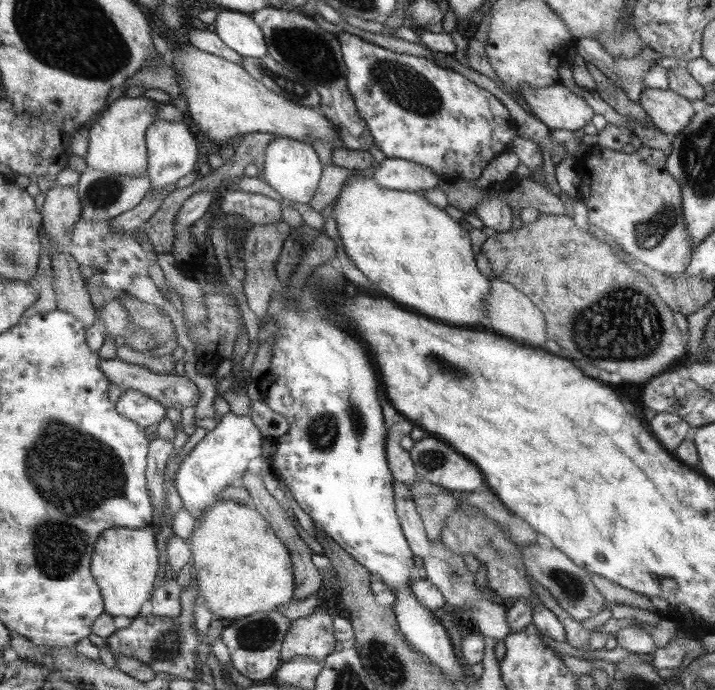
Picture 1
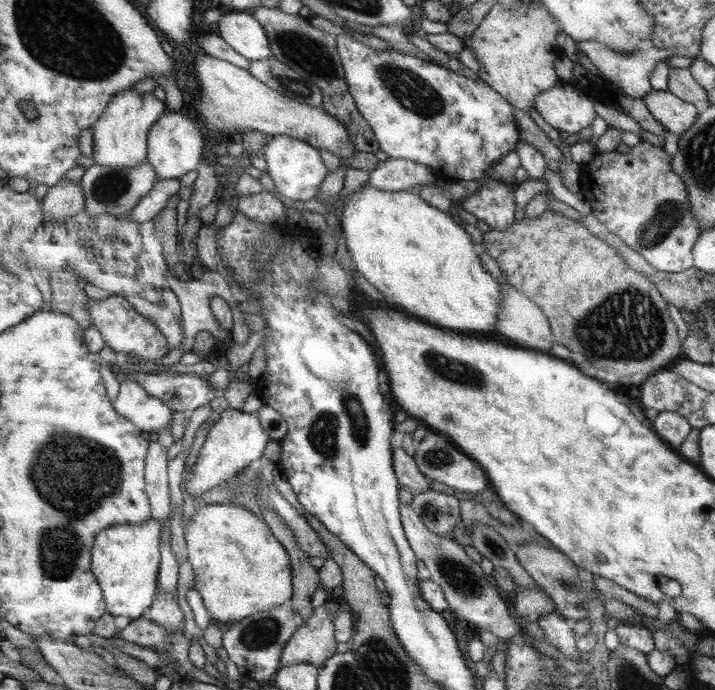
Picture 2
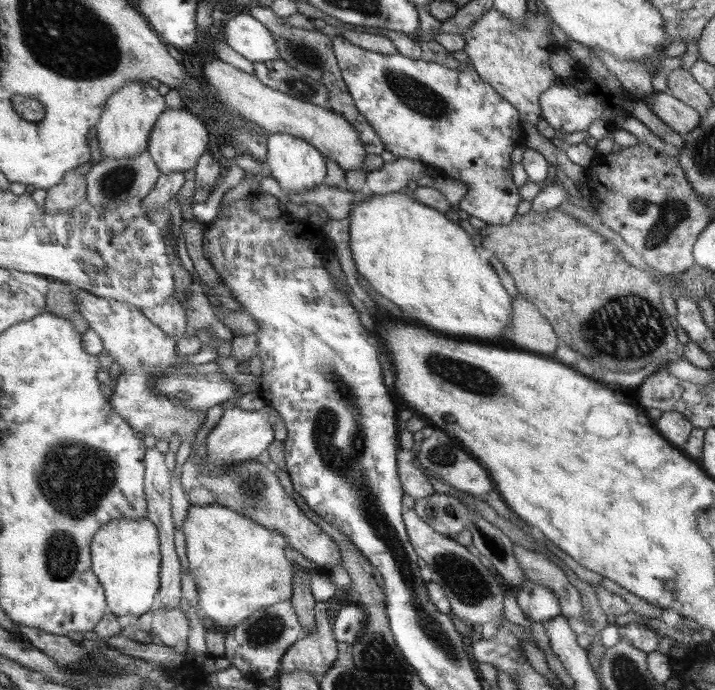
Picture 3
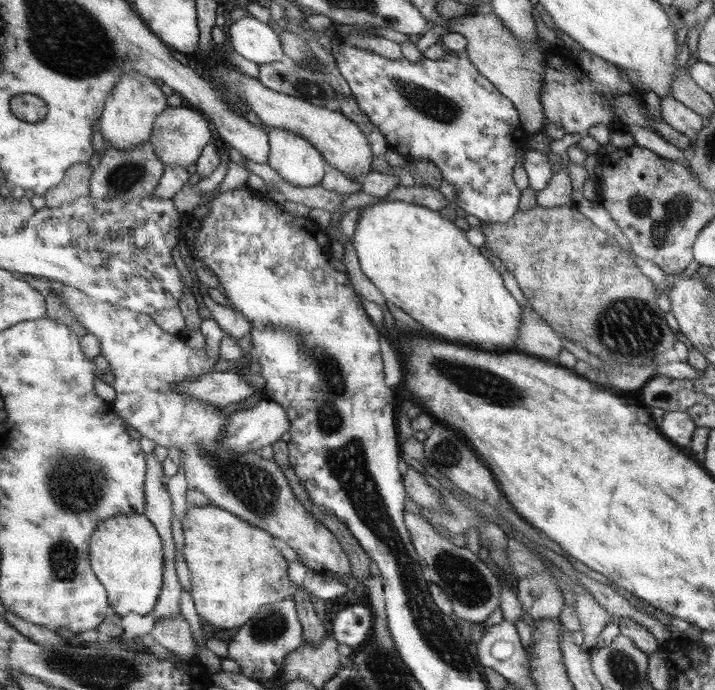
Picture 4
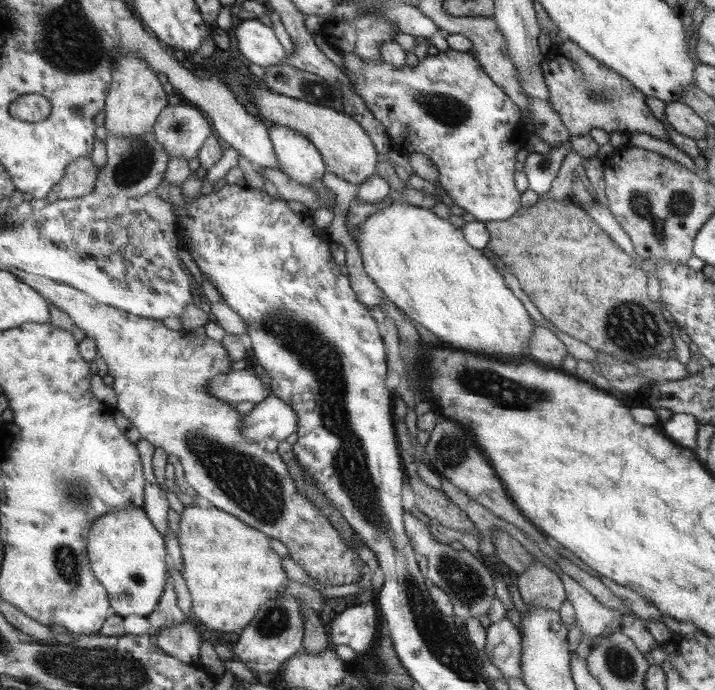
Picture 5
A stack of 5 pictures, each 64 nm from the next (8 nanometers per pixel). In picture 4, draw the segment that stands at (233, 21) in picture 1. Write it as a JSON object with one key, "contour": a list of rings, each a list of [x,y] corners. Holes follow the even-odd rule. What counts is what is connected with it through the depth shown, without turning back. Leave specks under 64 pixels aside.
{"contour":[[[249,14],[232,23],[228,30],[232,48],[244,58],[259,65],[282,60],[284,45],[274,26]]]}

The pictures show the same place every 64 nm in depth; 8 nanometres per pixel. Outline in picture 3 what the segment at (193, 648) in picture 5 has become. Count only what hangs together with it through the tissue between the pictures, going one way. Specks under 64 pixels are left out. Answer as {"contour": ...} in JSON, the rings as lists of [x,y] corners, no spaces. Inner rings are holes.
{"contour":[[[155,606],[151,614],[149,632],[153,634],[156,644],[174,648],[185,654],[191,632],[185,613],[179,608],[160,609]]]}

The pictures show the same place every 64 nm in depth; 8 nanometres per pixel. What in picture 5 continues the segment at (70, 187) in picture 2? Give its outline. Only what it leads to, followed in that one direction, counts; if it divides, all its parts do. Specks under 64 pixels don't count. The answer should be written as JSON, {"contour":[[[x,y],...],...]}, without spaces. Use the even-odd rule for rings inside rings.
{"contour":[[[90,156],[74,160],[65,171],[65,177],[53,188],[46,202],[53,203],[57,200],[90,195],[98,181],[98,170]]]}

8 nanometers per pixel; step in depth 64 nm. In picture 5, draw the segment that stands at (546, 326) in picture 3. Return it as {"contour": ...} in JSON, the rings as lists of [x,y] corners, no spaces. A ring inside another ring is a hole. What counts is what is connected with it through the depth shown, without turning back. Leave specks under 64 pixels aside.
{"contour":[[[534,324],[528,354],[530,358],[542,365],[562,369],[562,362],[568,356],[568,350],[549,328]]]}

